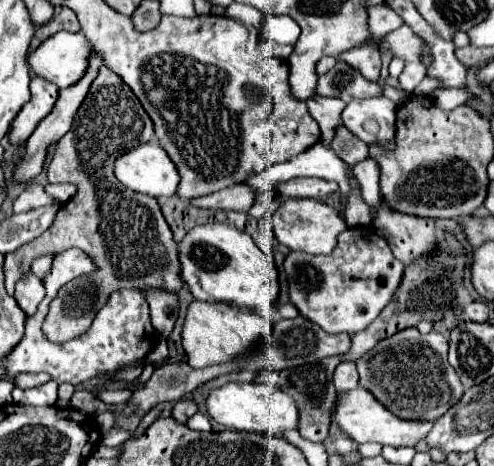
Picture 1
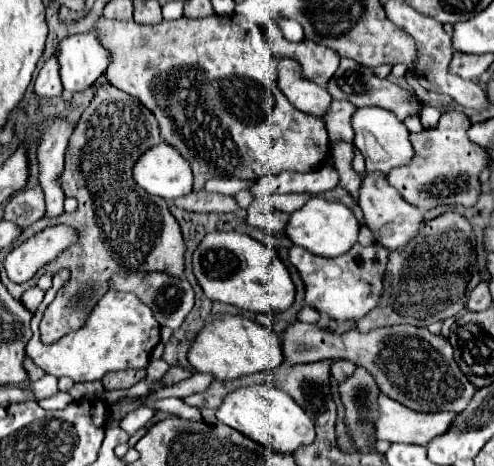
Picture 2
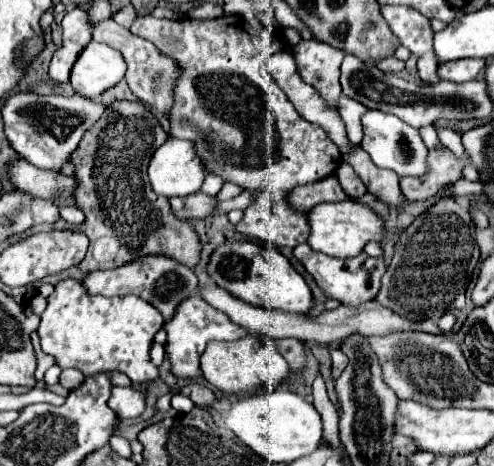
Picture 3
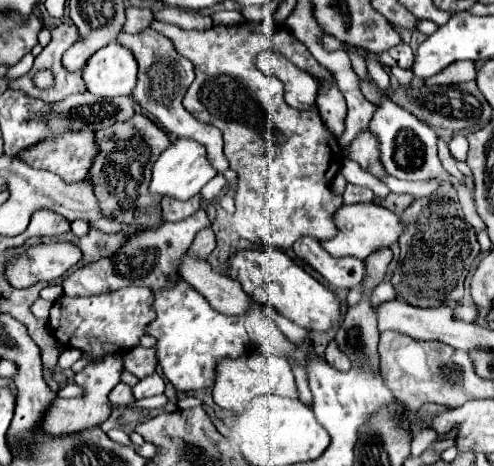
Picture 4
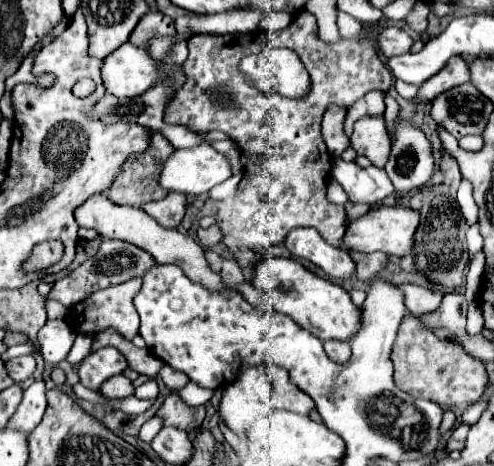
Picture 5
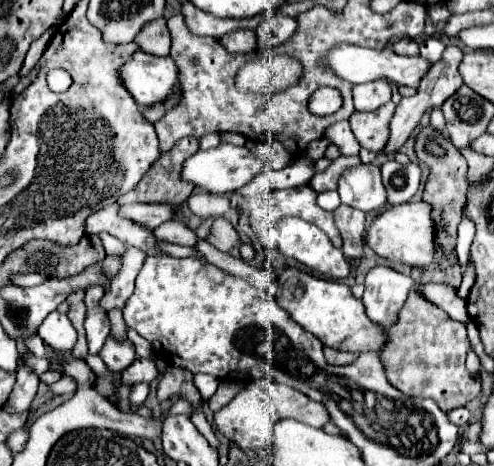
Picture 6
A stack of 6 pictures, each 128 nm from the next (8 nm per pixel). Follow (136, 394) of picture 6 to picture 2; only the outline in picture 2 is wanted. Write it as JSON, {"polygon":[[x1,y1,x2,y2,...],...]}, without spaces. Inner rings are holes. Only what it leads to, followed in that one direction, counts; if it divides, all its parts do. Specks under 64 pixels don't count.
{"polygon":[[58,272,54,276,52,288,46,292,42,304,34,312,32,318,32,340,26,346,26,354,46,372,56,378,68,376,74,382,92,382,102,380,104,374,114,370,140,370,148,368,150,354,154,346,160,342,160,324,152,316,152,310,146,304,140,304,138,296,132,296,130,292,112,292,108,290,98,304,92,308,90,316,86,318,84,326,78,330,72,330,70,334,64,334,60,340,52,344,44,344,40,340,38,324,44,316,44,310,50,306,58,290,68,282,68,272]]}

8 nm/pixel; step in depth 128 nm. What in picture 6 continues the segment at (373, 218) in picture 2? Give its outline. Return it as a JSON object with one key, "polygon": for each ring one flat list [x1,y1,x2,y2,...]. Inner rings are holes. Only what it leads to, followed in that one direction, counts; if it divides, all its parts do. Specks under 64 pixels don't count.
{"polygon":[[388,102,380,106,378,110,354,112,350,116,350,126,360,146,374,150,374,152,384,150,384,144,388,140,388,124,390,124,394,110,396,110,396,104]]}

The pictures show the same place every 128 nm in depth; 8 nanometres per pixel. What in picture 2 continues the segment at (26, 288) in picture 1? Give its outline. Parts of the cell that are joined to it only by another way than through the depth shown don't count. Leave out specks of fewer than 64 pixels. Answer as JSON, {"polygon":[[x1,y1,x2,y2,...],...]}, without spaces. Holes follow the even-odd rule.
{"polygon":[[36,286,36,288,30,288,28,292,24,292,24,296,22,296,22,304,24,304,30,312,34,312,34,310,38,308,38,304,42,302,42,298,44,298,44,292]]}

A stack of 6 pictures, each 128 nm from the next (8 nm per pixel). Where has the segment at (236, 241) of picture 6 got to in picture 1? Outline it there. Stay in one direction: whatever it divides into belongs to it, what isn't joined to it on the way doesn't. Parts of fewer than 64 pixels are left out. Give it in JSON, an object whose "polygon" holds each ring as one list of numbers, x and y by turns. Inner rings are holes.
{"polygon":[[100,68,72,128,58,140,54,158,48,166,48,182,72,182,78,188,76,196,60,208,52,228,4,256,4,272,12,274,26,274,34,258,44,254,56,256,68,248,84,250,96,264,90,279,83,276,68,282,50,304,50,312,42,324,42,332,50,342,63,343,84,334,112,290,144,290,158,286,178,292,182,288,178,244,172,238,172,230,156,198,122,188,114,176,116,158,152,140,154,122,146,116,140,100,114,72]]}

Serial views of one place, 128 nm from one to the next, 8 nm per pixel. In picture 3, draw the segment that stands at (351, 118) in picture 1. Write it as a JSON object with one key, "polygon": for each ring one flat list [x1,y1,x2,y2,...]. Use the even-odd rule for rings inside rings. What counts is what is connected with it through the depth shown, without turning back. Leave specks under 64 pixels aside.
{"polygon":[[368,110,361,118,363,126,362,148,370,154,372,162,380,168,396,168,402,170,402,176,424,176,428,172,426,156,428,148,420,138,418,128,402,122,394,114,380,110]]}

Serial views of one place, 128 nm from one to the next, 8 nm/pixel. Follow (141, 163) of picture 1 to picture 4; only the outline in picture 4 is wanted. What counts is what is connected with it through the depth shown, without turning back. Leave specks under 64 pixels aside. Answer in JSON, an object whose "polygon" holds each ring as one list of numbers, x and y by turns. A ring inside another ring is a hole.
{"polygon":[[178,138,172,142,170,148,166,148,160,158,156,160,156,164,152,166,152,180,150,180,150,190,154,194,162,194,162,196,176,196,178,200,188,200,196,194,200,194,202,186,208,184,218,172,214,170,214,166,208,160,206,148,202,144,196,144,194,140,188,138]]}

